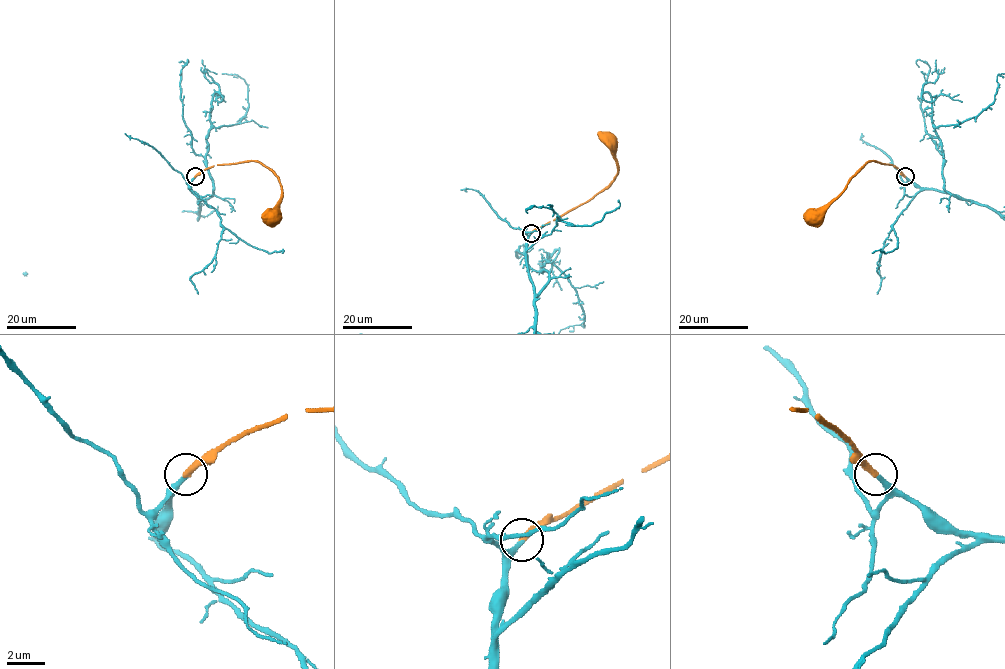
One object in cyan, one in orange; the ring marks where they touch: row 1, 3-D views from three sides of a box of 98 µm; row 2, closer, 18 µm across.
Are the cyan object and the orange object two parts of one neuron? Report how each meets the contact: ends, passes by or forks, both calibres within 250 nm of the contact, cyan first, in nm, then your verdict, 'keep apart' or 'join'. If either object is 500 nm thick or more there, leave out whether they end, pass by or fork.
cyan ends there; orange ends there; 260 nm thick on the cyan side, 340 nm on the other; join

